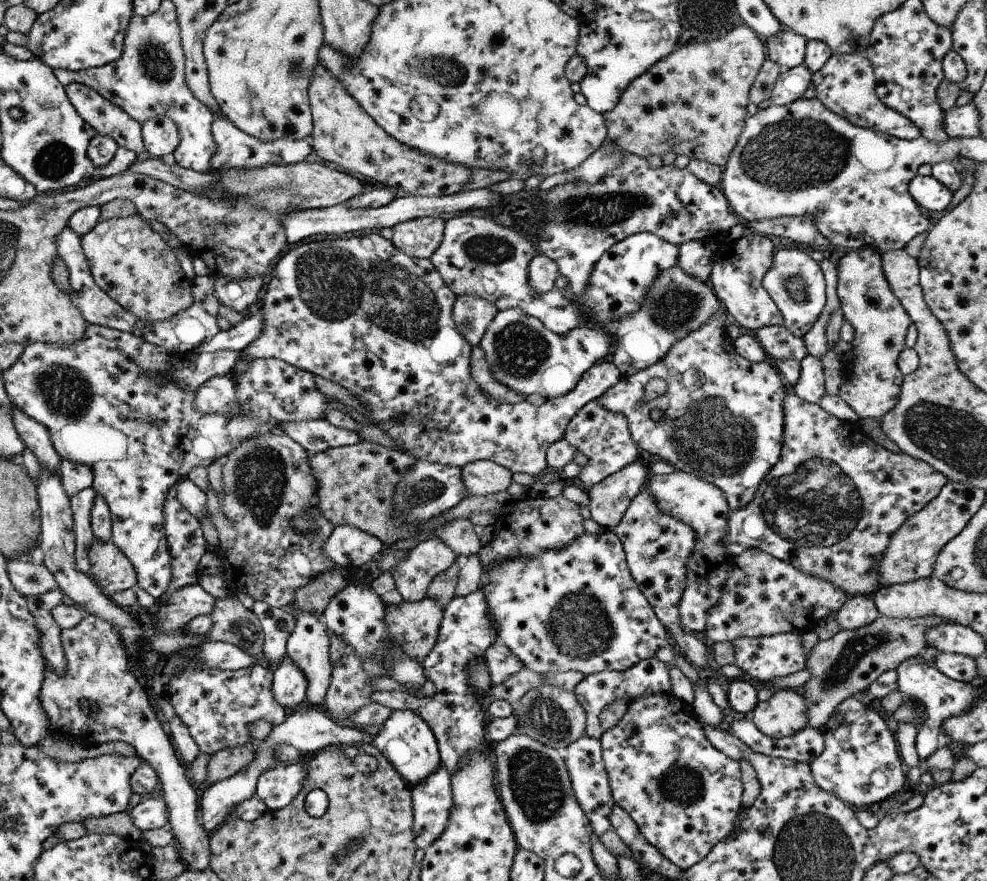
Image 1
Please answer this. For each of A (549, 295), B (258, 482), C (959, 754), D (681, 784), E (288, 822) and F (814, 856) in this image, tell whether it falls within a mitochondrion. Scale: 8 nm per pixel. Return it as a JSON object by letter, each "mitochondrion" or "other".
{"A":"other","B":"mitochondrion","C":"other","D":"mitochondrion","E":"other","F":"mitochondrion"}

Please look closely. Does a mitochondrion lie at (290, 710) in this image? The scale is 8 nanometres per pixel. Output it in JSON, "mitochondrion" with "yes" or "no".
{"mitochondrion":"no"}

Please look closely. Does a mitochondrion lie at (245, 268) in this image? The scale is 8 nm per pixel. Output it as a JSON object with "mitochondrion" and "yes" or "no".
{"mitochondrion":"no"}

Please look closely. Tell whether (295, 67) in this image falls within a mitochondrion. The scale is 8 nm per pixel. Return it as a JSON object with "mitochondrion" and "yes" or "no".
{"mitochondrion":"yes"}

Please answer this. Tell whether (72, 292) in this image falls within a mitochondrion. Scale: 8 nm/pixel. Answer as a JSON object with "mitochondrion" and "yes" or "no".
{"mitochondrion":"no"}

